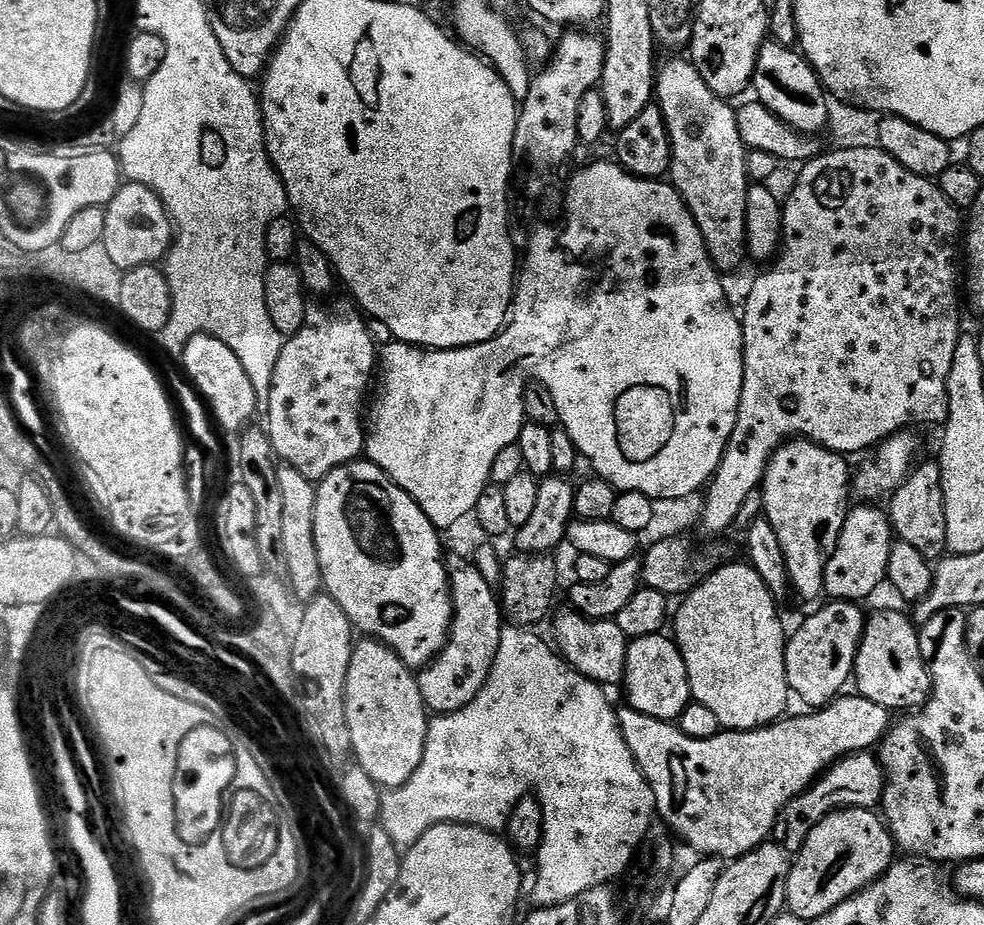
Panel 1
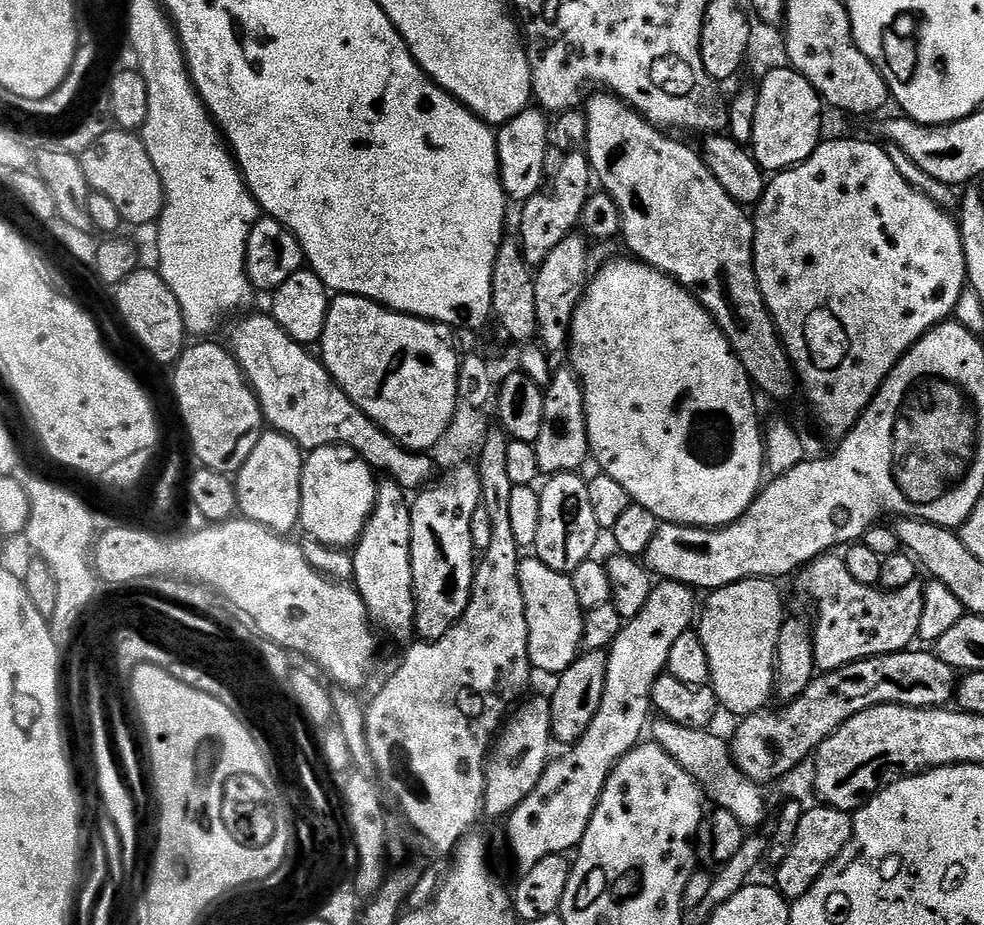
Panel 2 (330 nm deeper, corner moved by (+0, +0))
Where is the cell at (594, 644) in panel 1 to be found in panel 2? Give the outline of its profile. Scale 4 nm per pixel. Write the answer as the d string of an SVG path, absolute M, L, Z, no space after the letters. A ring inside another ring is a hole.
M663 718L653 719L650 724L650 732L651 728L651 743L657 744L666 754L670 754L670 758L674 758L674 762L678 762L678 766L682 766L682 770L686 770L686 774L694 777L697 784L702 786L707 799L711 803L713 800L716 803L715 807L719 811L734 814L734 818L738 818L738 822L745 830L756 830L756 827L764 820L764 796L760 793L763 791L761 785L756 784L752 780L748 780L736 769L736 763L732 760L729 741L725 737L723 740L722 737L715 736L712 730L705 730L703 728L683 728Z

